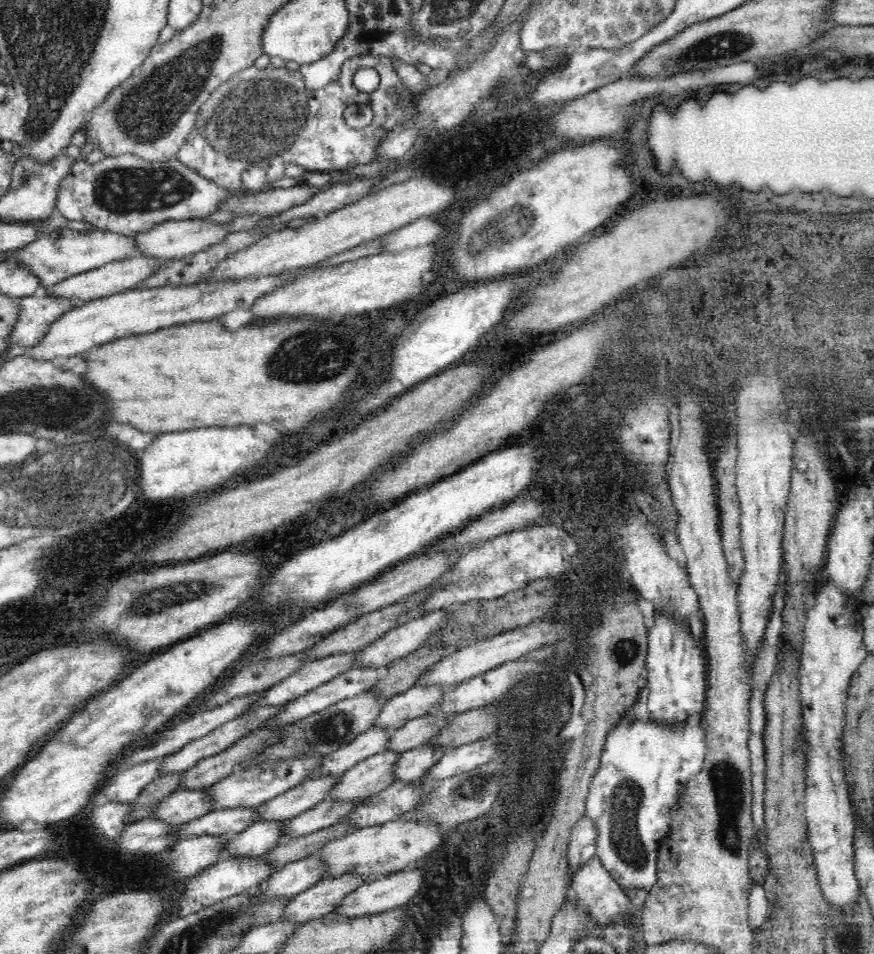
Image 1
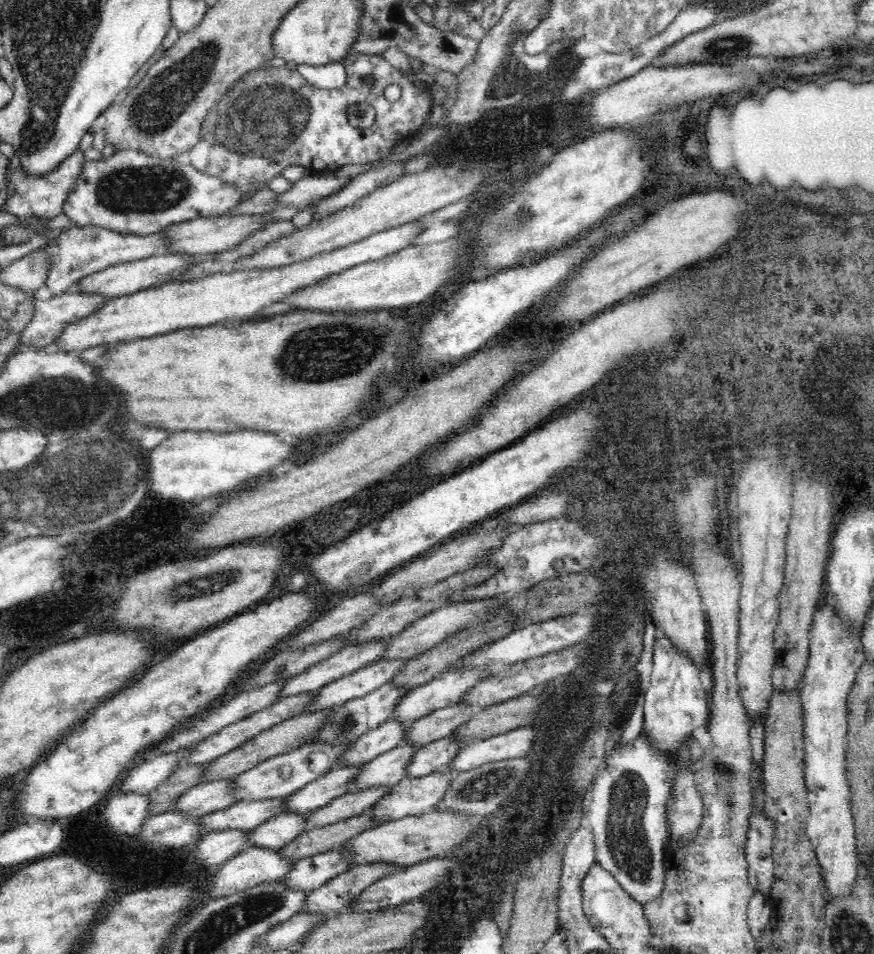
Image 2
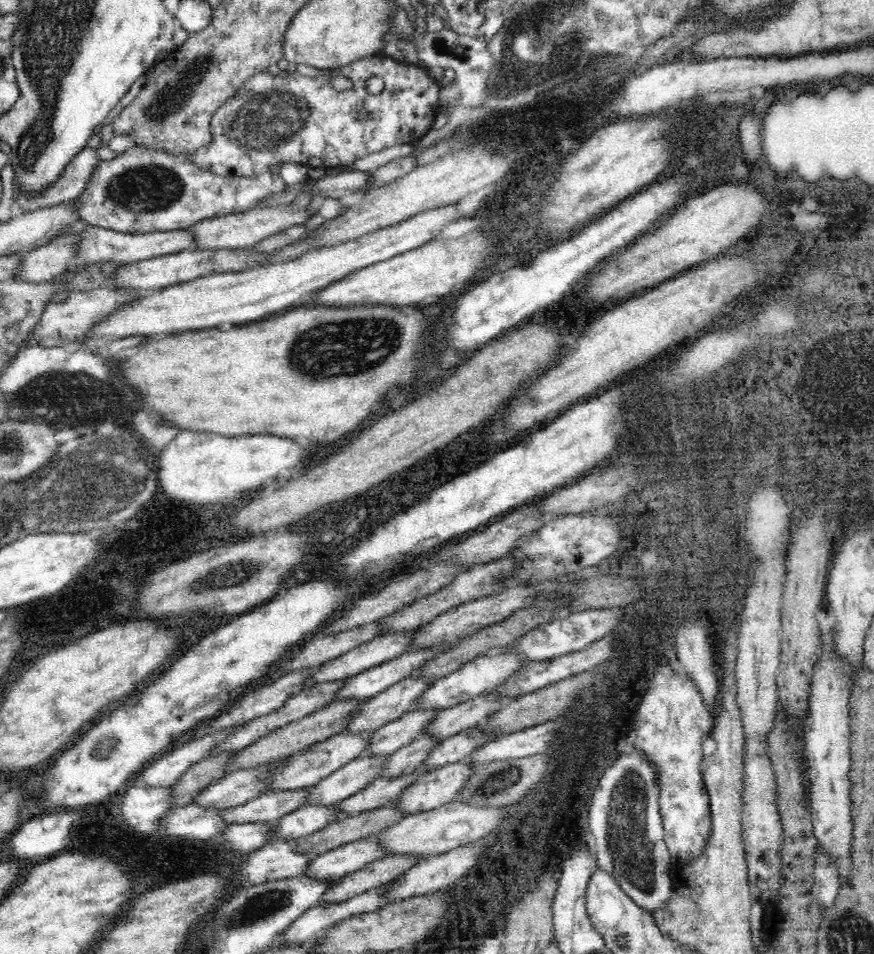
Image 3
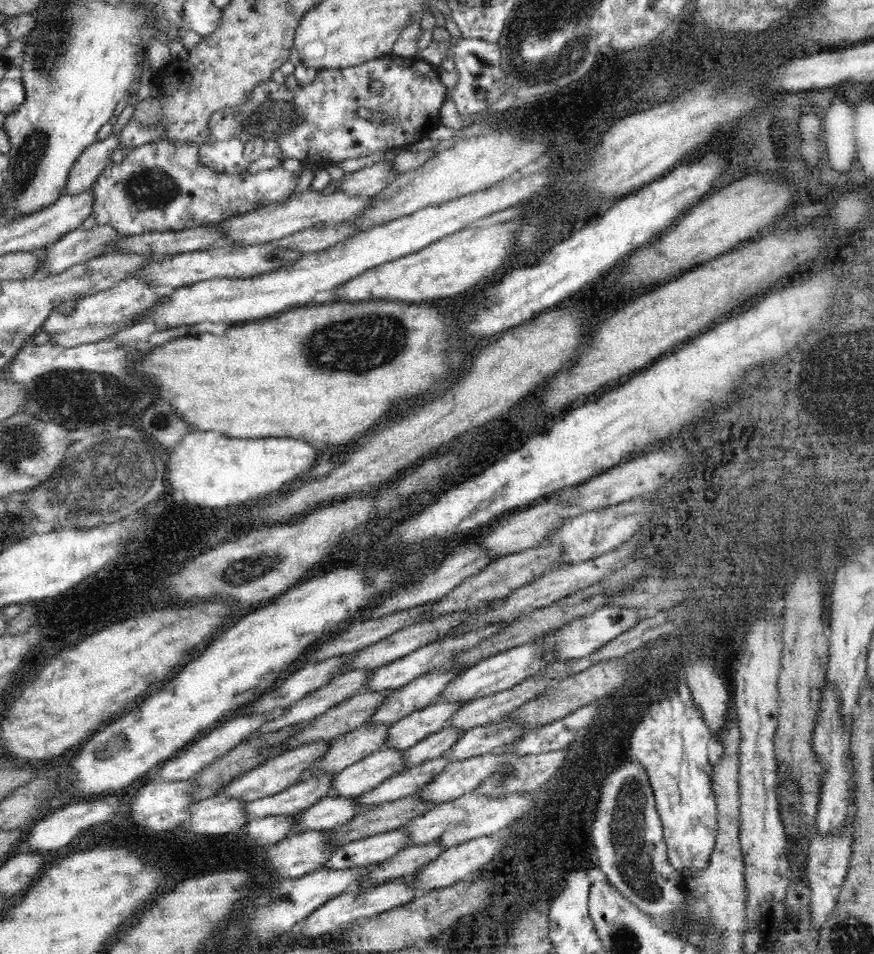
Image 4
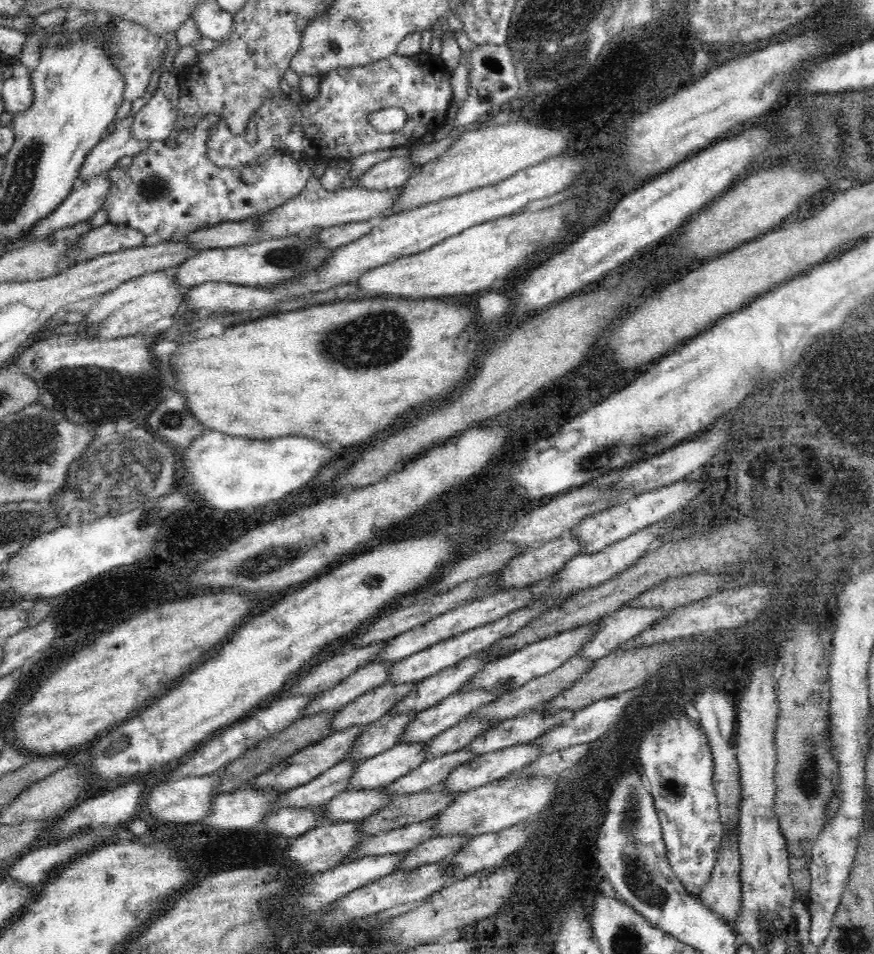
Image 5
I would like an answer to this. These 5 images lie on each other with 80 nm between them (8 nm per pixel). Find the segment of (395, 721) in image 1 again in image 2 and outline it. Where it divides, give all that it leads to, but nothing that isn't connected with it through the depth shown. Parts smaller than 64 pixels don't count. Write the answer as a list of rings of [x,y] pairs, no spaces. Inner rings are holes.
[[[490,667],[462,668],[444,672],[442,676],[410,689],[408,694],[396,703],[395,709],[391,712],[392,718],[406,724],[439,708],[458,704],[479,680],[489,675]]]

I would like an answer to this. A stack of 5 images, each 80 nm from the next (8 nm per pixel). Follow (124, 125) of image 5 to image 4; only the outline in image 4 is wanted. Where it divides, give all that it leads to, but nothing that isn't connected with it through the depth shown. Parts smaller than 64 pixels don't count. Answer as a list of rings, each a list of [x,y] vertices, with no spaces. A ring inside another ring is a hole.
[[[112,134],[104,140],[88,146],[70,169],[70,174],[65,182],[66,187],[63,188],[61,194],[80,194],[84,190],[89,190],[97,181],[104,167],[111,161],[110,154],[118,149],[125,153],[132,149],[119,144],[119,134],[117,137]]]

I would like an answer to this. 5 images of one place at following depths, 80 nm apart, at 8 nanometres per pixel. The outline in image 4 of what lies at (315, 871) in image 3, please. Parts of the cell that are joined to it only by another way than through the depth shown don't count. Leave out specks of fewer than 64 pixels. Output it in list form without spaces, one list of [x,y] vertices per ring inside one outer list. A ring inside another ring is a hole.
[[[396,829],[376,836],[370,836],[338,847],[323,862],[323,868],[328,870],[348,870],[358,866],[371,866],[388,860],[399,850],[407,846],[407,832]]]

